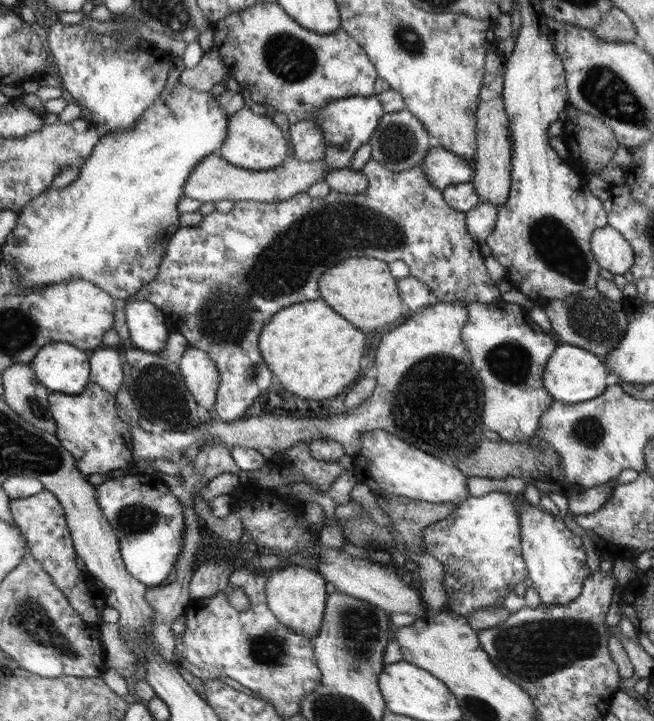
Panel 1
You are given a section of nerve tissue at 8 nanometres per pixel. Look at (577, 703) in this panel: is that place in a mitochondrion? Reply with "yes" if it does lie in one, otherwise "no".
no

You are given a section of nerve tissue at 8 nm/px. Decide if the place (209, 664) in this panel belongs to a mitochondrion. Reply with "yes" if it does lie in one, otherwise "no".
no

